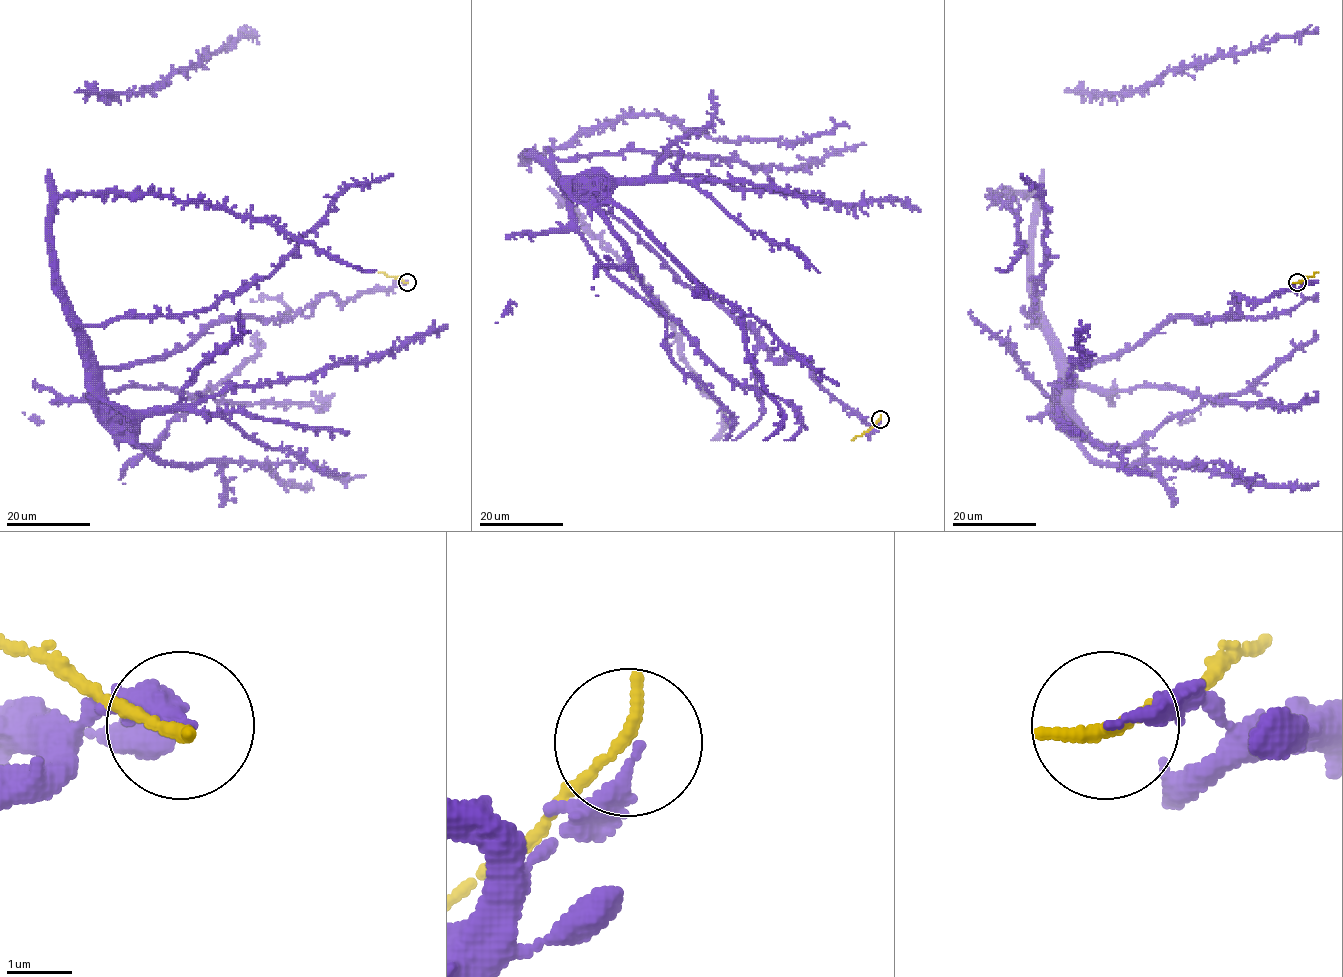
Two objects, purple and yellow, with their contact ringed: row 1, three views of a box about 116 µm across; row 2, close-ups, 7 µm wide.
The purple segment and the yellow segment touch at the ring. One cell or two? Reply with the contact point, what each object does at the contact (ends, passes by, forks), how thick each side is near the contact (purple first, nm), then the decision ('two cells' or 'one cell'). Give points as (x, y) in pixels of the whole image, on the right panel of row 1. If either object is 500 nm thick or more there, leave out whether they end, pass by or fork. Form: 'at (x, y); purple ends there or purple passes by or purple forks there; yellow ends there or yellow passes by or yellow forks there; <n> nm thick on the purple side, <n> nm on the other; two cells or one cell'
at (1297, 282); purple ends there; yellow ends there; 180 nm thick on the purple side, 220 nm on the other; two cells

